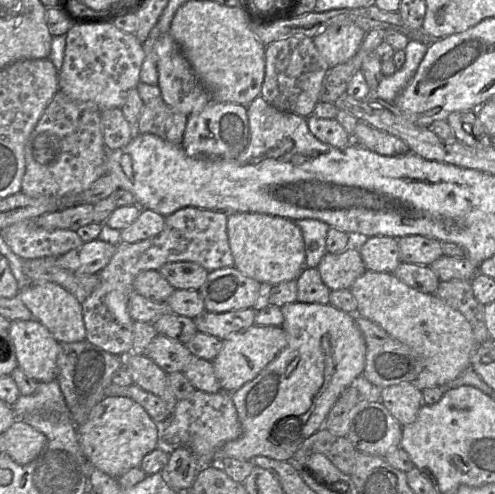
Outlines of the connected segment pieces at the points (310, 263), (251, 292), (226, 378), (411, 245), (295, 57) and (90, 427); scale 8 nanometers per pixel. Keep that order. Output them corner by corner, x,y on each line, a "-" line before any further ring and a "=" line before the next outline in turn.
318,219
294,220
305,244
305,268
316,268
327,253
326,238
330,226
=
231,266
209,272
199,292
207,311
225,313
253,308
260,286
261,283
=
253,325
227,339
212,361
222,391
233,393
253,380
286,347
287,335
281,326
=
409,235
398,239
401,262
430,266
443,256
441,242
422,235
=
292,36
275,41
265,49
265,76
261,95
270,105
281,111
309,117
320,101
320,92
329,69
313,38
=
105,397
90,412
87,421
77,427
79,443
87,459
99,470
118,478
132,468
140,467
143,458
161,444
161,425
157,424
136,401
128,397

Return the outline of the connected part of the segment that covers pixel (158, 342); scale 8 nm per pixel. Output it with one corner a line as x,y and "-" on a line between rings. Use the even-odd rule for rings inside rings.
161,334
152,340
145,351
145,355
167,374
184,372
192,357
195,357
185,344

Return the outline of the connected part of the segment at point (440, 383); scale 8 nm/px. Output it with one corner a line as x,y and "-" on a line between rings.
367,270
350,288
357,302
356,316
369,319
383,328
389,335
407,344
424,359
424,367
414,381
420,390
445,388
466,369
472,367
472,357
479,346
468,320
435,294
420,292
399,280
394,273

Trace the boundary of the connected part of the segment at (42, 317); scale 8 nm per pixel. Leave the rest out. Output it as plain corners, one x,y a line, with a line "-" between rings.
53,282
31,283
20,289
17,296
59,343
80,342
86,339
82,304
60,285

